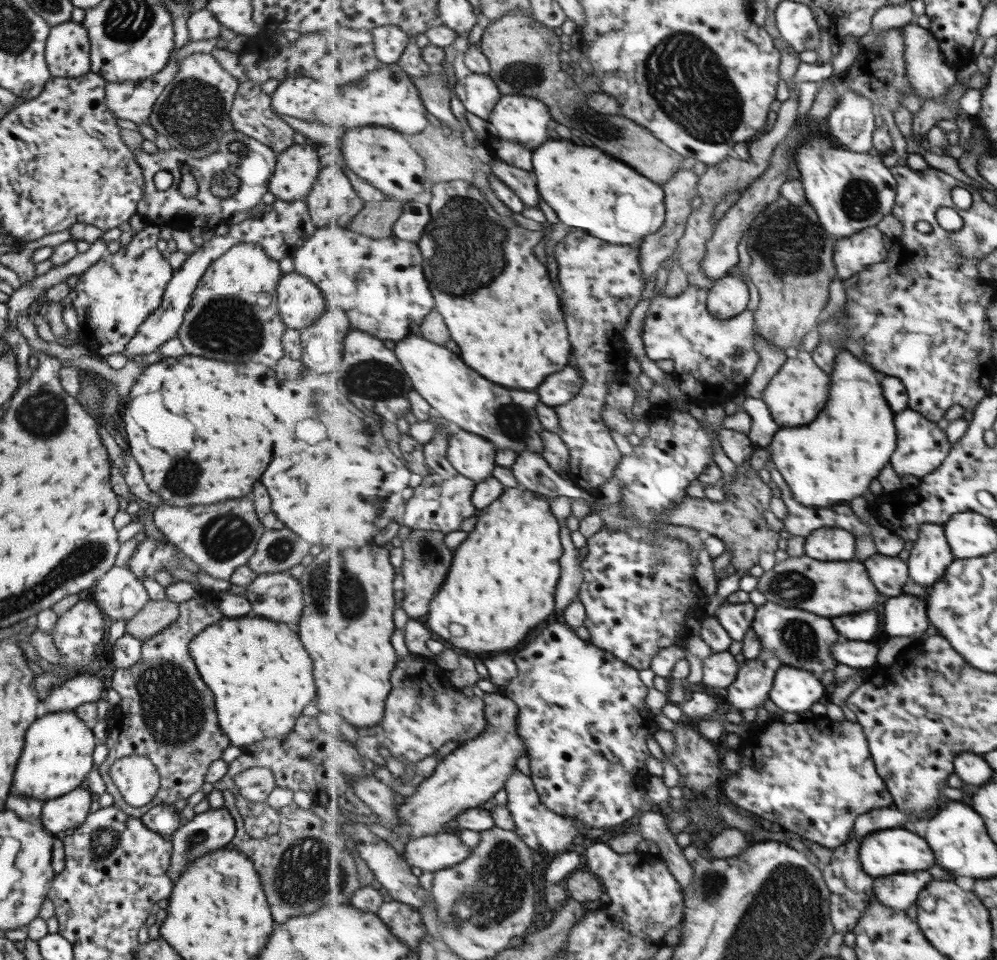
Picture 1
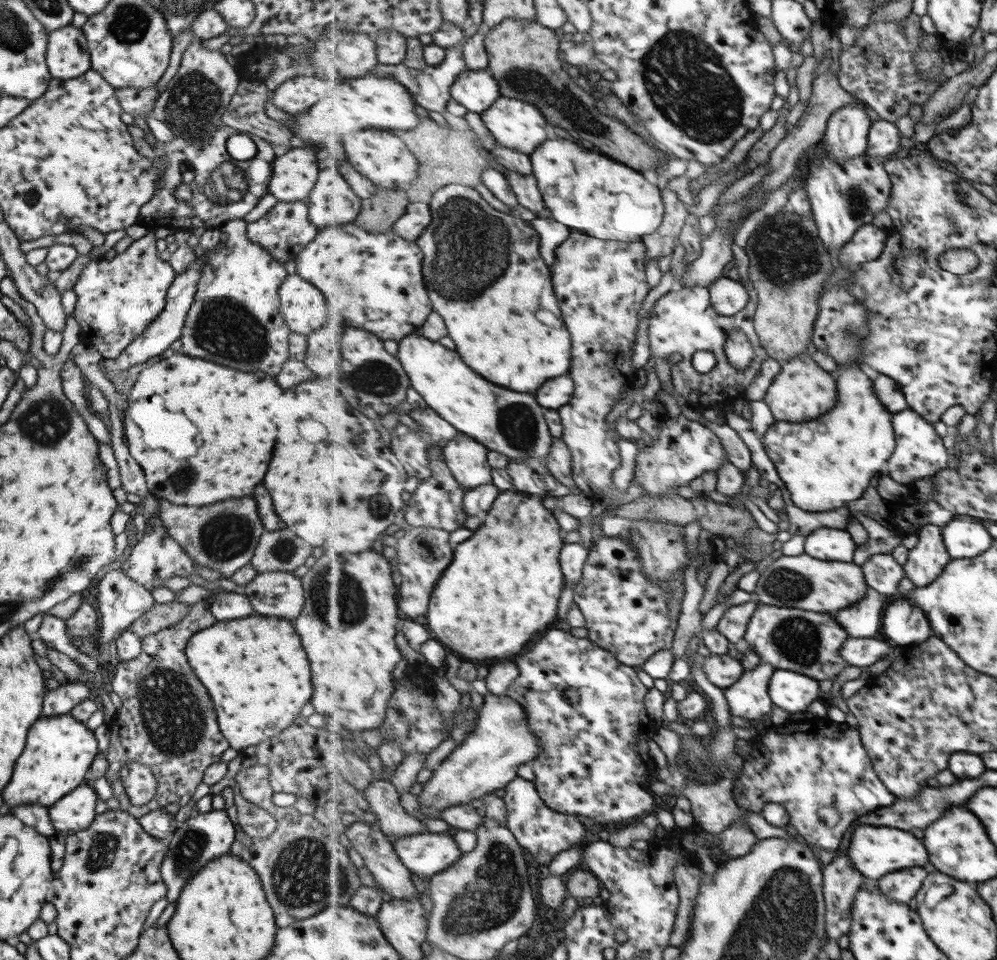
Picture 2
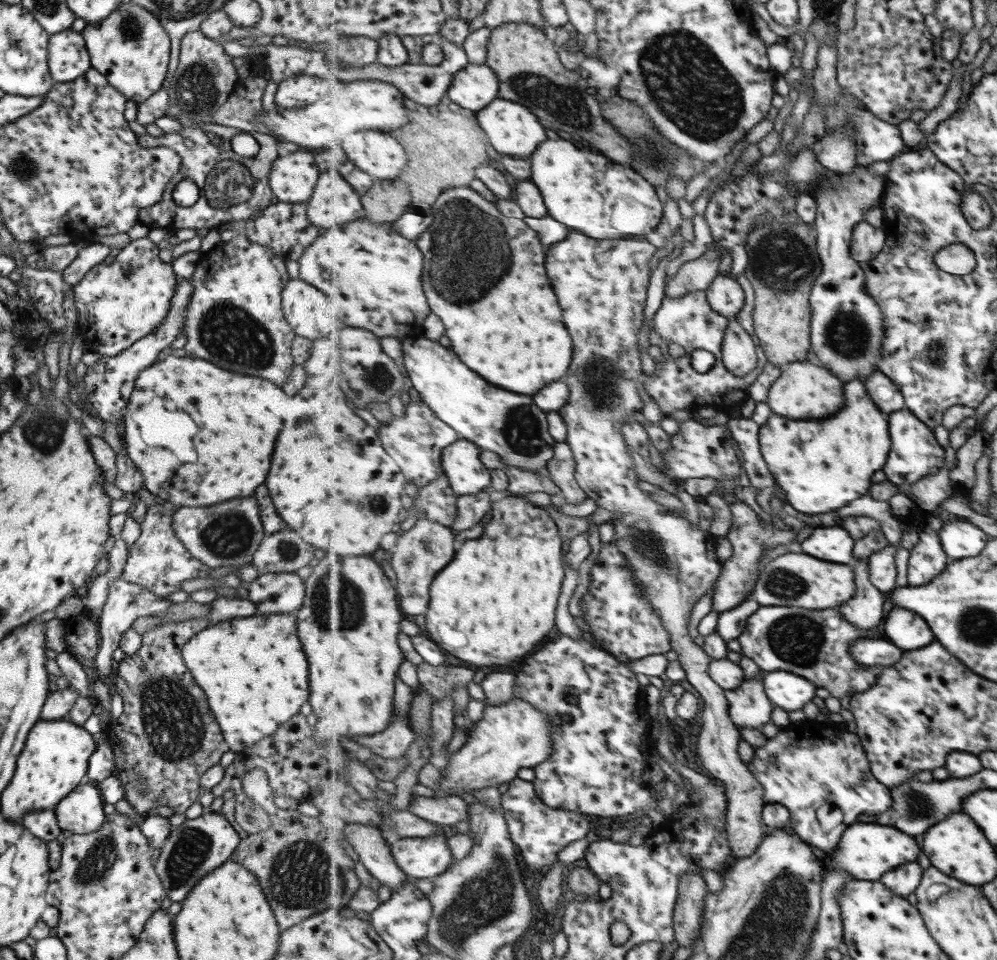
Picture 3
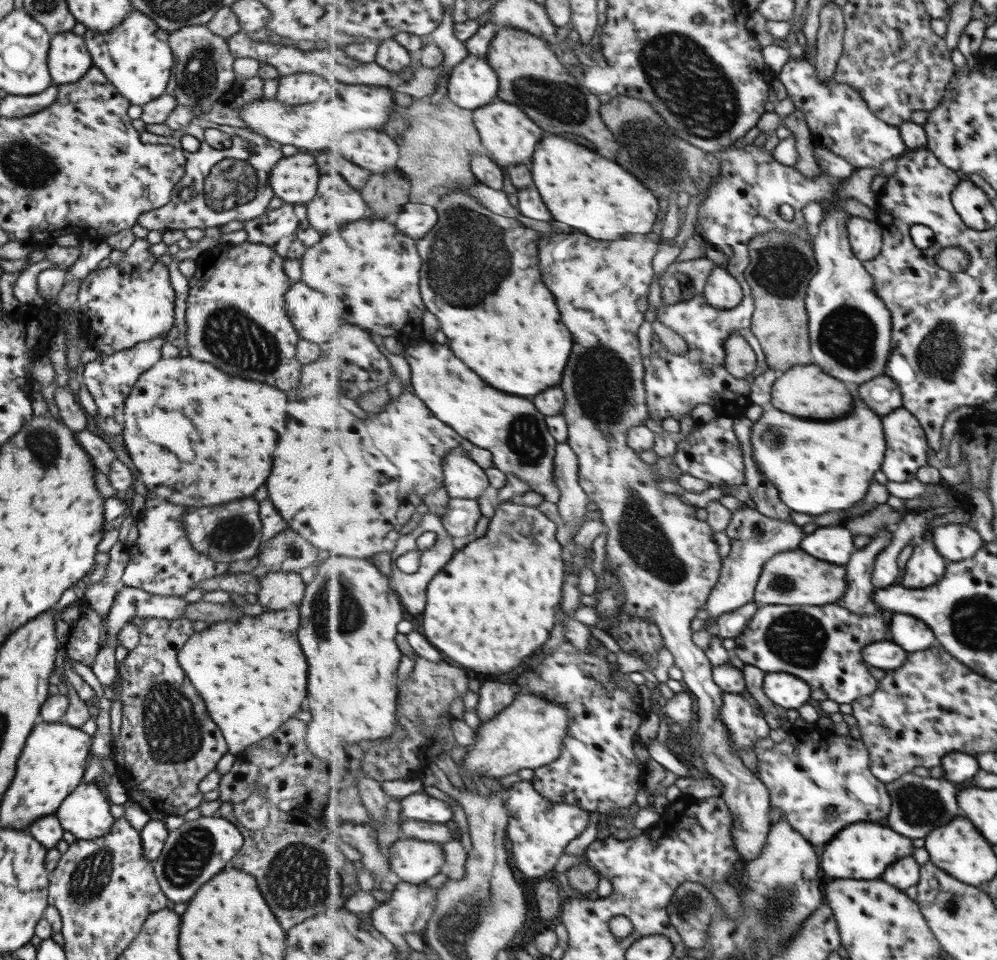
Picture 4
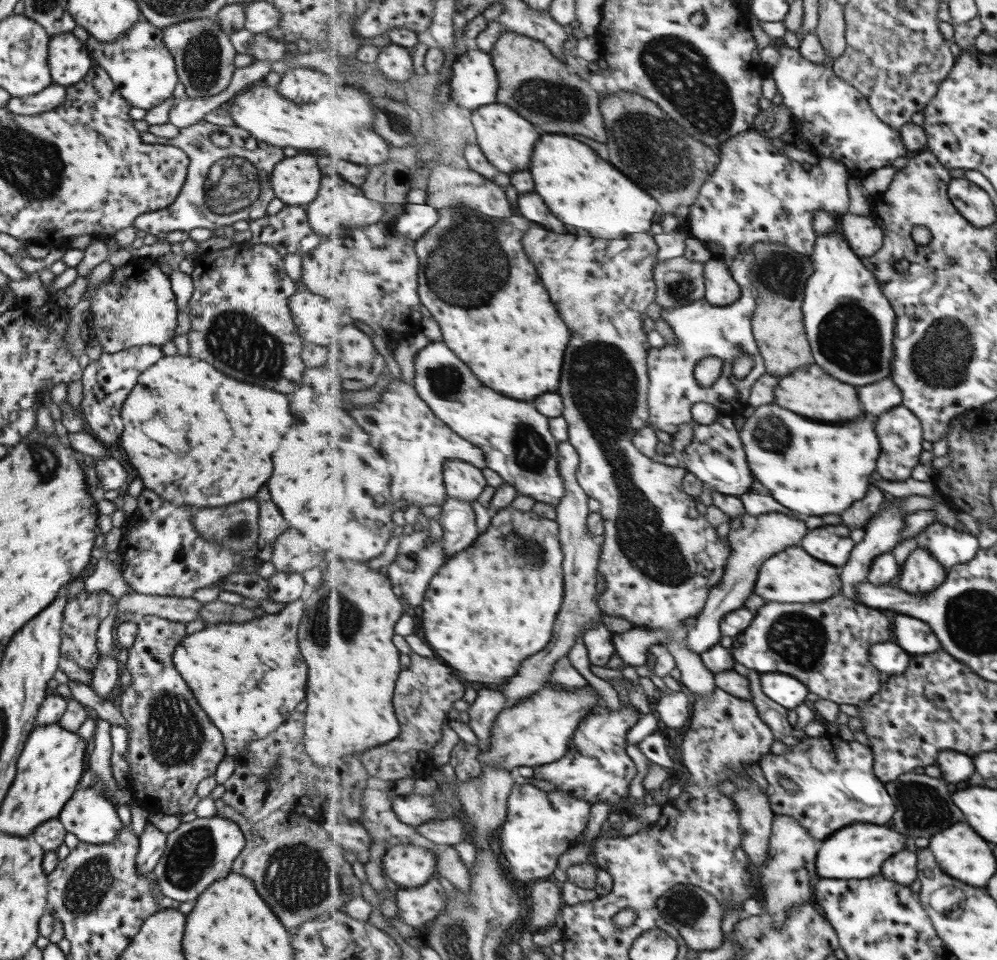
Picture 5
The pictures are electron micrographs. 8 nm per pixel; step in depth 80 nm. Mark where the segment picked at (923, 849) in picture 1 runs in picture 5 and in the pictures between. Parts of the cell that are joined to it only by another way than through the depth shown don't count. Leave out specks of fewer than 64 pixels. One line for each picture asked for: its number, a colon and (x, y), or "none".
2: (876, 851)
3: (868, 851)
4: (863, 851)
5: (859, 852)

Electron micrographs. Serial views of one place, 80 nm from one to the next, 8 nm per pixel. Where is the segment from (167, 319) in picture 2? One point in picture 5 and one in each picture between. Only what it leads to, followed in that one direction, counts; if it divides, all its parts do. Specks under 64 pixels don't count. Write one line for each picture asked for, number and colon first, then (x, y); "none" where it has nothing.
3: (107, 385)
4: (108, 378)
5: (106, 381)

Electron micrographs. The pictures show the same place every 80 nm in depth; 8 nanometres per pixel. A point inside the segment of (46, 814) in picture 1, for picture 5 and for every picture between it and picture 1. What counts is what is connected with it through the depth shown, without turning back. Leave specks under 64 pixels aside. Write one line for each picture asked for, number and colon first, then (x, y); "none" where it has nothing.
2: (74, 811)
3: (80, 811)
4: (84, 813)
5: (88, 815)

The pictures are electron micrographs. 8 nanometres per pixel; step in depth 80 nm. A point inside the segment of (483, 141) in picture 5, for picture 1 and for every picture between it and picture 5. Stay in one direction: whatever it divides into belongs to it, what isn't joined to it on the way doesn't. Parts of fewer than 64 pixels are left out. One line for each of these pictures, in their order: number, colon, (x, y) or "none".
1: (524, 119)
2: (522, 126)
3: (513, 129)
4: (510, 135)

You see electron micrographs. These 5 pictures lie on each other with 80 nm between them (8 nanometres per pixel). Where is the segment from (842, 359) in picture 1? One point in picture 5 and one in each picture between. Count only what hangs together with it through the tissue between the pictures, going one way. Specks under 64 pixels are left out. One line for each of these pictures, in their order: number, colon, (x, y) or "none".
2: (818, 470)
3: (835, 465)
4: (819, 467)
5: (813, 468)

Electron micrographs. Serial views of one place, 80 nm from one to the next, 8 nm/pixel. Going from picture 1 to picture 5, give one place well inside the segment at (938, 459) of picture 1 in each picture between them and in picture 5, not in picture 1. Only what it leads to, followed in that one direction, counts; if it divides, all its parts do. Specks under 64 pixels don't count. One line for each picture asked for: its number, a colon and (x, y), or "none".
2: (920, 452)
3: (916, 454)
4: (908, 447)
5: (901, 433)

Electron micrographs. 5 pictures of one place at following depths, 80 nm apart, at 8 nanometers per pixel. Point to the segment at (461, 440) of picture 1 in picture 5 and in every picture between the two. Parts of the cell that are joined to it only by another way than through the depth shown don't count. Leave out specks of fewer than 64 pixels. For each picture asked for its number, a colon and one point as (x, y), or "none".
2: (467, 457)
3: (462, 462)
4: (464, 477)
5: (463, 480)

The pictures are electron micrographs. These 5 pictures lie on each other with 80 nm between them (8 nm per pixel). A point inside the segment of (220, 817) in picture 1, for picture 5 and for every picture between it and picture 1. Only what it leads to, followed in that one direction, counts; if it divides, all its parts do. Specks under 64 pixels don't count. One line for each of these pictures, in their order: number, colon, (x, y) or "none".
2: (196, 840)
3: (192, 849)
4: (191, 854)
5: (197, 853)

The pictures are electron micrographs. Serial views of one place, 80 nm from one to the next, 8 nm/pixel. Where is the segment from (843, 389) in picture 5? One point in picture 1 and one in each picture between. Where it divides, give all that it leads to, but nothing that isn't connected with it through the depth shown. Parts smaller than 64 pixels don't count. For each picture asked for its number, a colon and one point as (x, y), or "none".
1: (799, 391)
2: (803, 390)
3: (803, 391)
4: (808, 391)

